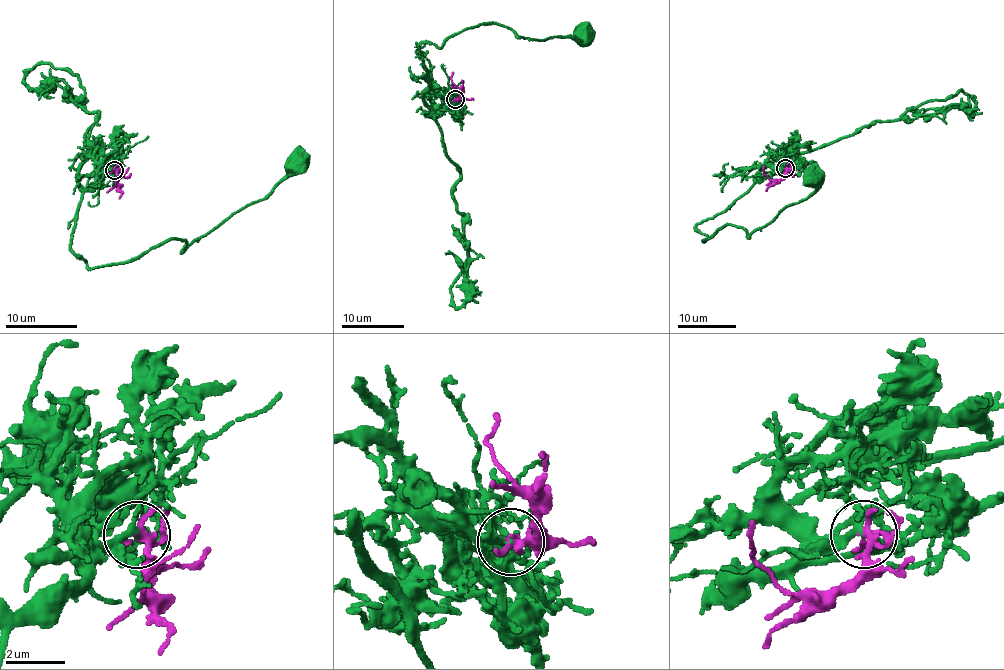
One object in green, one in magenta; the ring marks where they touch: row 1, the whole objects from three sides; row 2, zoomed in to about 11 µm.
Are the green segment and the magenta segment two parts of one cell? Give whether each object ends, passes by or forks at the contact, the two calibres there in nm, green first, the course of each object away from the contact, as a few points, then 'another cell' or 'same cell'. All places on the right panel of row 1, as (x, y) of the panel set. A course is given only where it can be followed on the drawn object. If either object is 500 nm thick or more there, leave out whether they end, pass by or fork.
green forks | magenta forks | 160/190 nm | green via (785, 168), (760, 177), (700, 223), (695, 228), (703, 240), (726, 224), (751, 234), (813, 195), (814, 179) | magenta via (785, 168), (784, 175), (771, 180), (764, 173), (764, 166) | same cell

